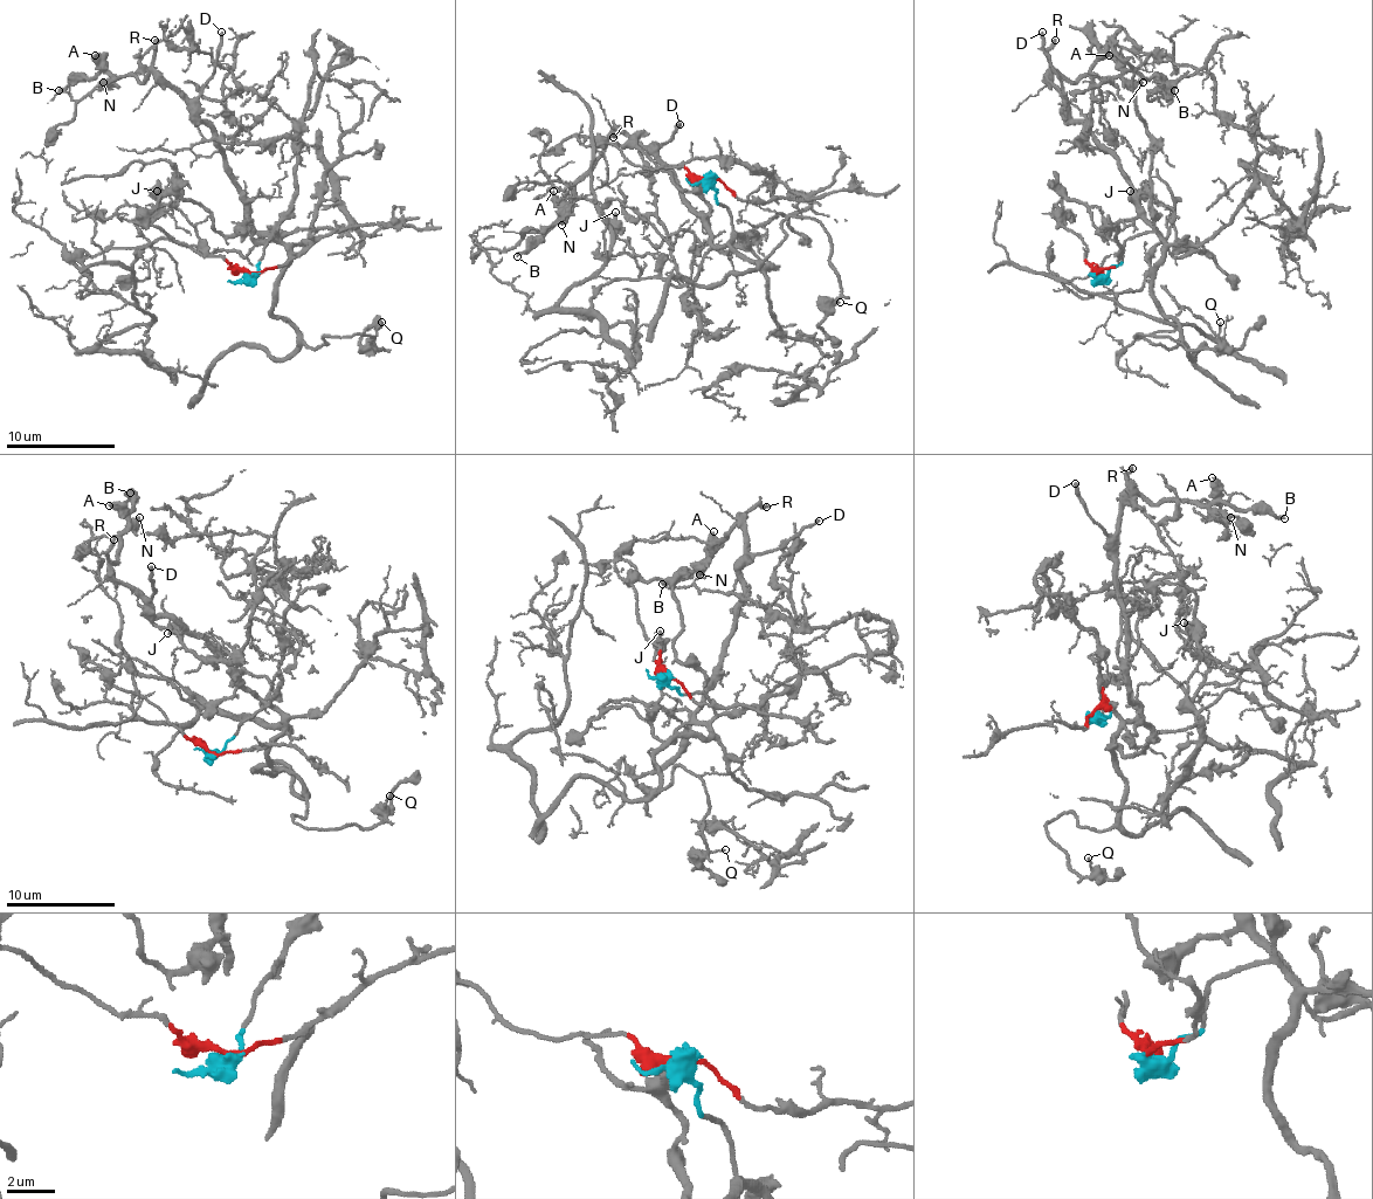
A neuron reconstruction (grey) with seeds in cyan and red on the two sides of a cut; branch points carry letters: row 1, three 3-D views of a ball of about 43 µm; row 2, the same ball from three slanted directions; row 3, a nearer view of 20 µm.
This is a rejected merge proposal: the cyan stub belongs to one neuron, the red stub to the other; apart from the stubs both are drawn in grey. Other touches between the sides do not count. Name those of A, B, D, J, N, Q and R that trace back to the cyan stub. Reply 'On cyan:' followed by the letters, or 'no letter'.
On cyan: A, B, D, J, N, Q, R

